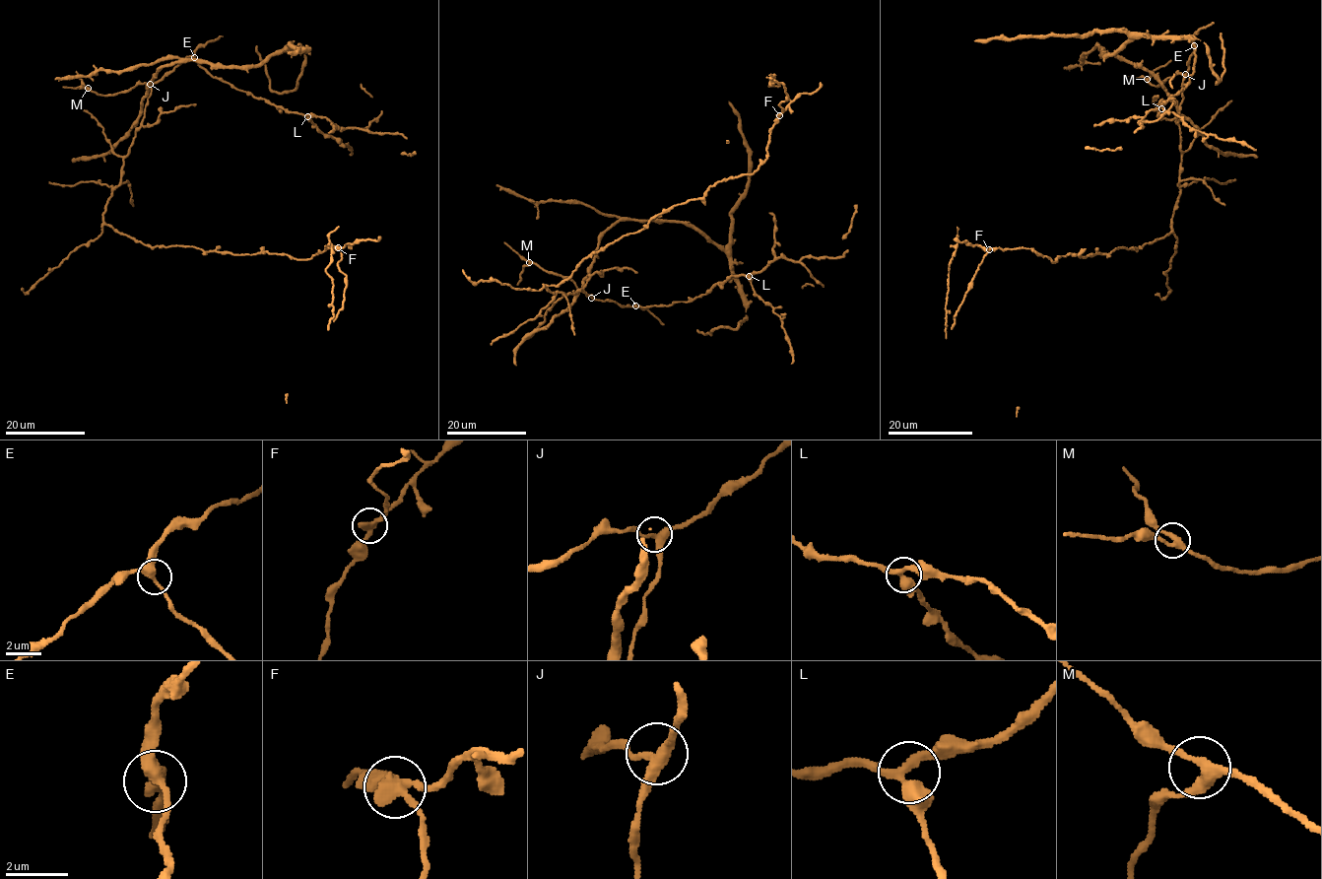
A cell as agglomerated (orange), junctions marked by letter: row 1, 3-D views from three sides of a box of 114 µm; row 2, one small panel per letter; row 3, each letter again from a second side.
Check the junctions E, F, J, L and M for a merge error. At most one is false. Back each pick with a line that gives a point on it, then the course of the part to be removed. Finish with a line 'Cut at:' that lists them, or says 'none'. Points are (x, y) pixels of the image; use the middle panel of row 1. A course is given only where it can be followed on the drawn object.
F: at (779, 115); foreign part runs (778, 115), (782, 112), (779, 104), (787, 100), (787, 96), (783, 85), (774, 80)
Cut at: F

